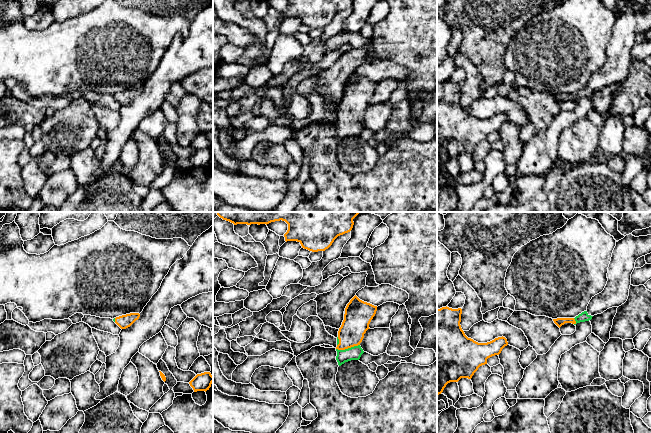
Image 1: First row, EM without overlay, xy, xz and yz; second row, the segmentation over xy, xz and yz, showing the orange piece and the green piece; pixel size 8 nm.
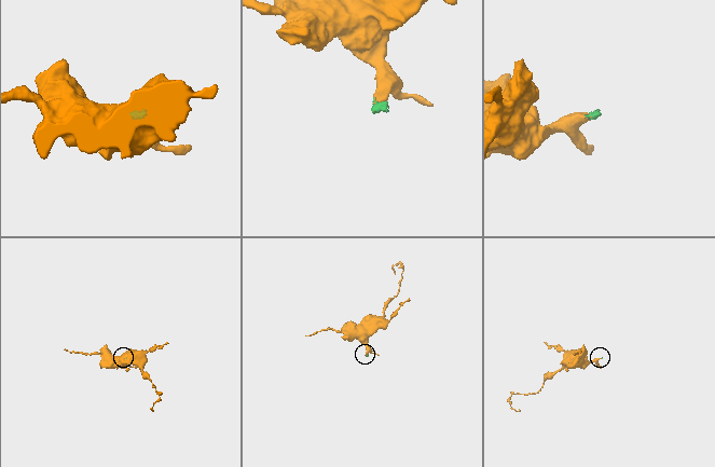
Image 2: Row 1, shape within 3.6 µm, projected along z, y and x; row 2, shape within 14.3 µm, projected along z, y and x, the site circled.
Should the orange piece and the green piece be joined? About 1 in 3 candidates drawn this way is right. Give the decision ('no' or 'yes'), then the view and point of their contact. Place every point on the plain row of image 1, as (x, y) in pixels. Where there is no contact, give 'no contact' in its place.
yes | xz (347, 124)

